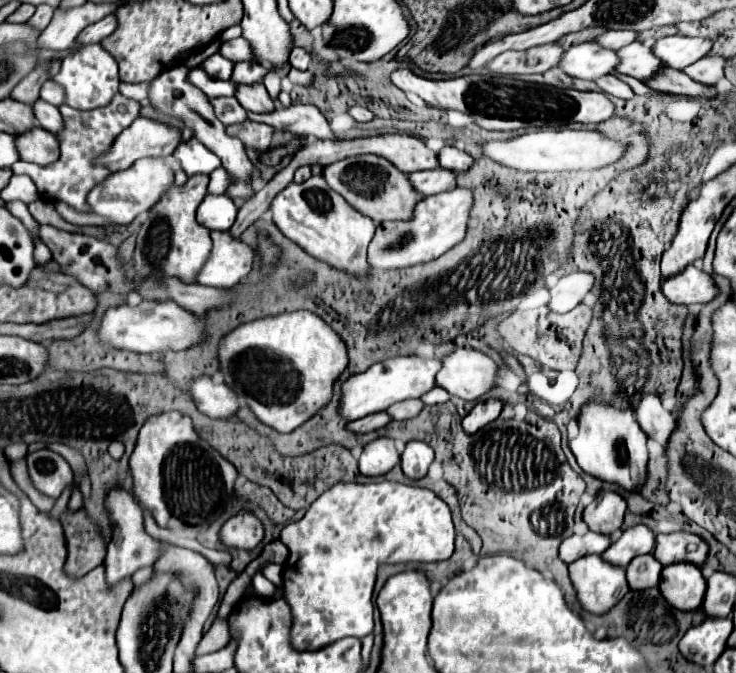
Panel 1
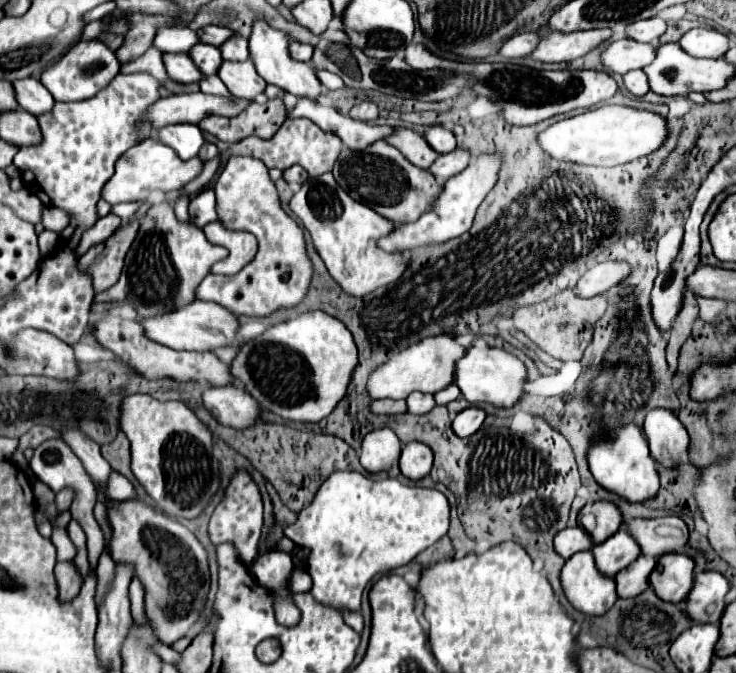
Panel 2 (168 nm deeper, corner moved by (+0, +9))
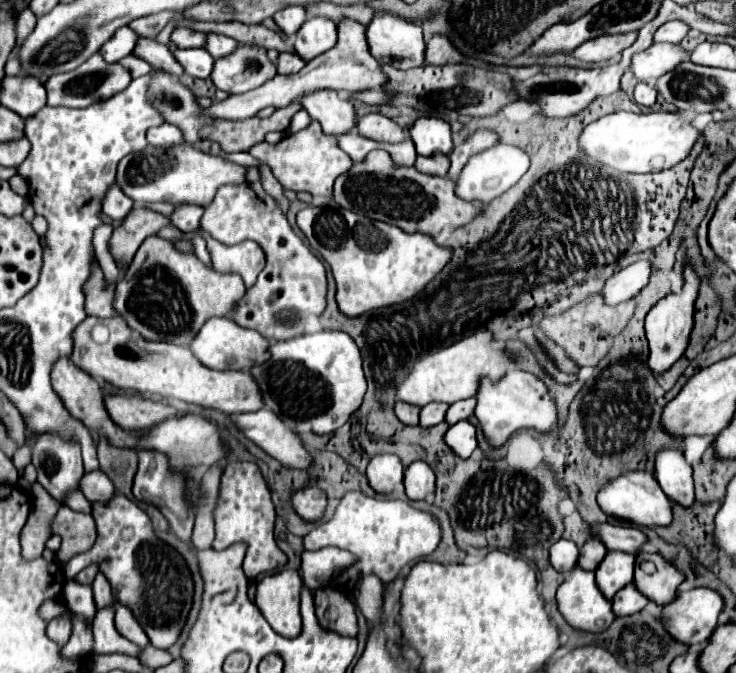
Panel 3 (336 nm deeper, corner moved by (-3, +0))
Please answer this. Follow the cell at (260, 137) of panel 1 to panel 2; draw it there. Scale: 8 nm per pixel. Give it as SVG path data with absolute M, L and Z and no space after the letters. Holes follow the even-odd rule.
M273 99L273 101L253 101L241 115L227 119L227 117L207 117L199 123L199 129L203 133L211 133L213 137L217 137L219 141L227 141L227 143L237 143L249 135L257 135L261 139L271 139L275 135L275 131L283 125L285 121L285 105L283 99Z

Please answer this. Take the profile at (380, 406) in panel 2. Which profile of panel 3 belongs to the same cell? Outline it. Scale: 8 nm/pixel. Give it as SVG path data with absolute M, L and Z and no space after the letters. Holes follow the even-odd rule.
M396 402L394 412L396 412L398 420L400 420L400 422L404 422L404 424L418 424L418 412L420 412L420 408L418 408L418 406L404 404L404 402Z

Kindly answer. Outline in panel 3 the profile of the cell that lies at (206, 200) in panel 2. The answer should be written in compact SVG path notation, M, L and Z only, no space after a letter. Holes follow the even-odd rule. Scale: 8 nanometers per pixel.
M182 204L176 208L176 212L170 216L172 224L178 226L182 232L196 232L200 230L200 218L204 214L202 206L192 206L192 204Z

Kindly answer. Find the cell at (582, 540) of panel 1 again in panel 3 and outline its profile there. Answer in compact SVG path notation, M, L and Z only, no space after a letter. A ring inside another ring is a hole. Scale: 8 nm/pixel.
M558 540L550 550L550 562L558 572L570 572L578 562L578 546L570 540Z

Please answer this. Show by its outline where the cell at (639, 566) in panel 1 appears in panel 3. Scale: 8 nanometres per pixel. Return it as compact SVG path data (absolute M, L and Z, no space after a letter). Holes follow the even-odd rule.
M634 584L624 586L612 598L612 610L616 616L630 616L630 614L642 610L646 604L648 604L648 598Z

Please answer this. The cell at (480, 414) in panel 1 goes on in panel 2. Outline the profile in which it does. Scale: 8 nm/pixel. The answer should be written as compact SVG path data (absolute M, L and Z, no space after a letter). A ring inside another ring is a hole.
M469 407L469 409L463 409L455 419L453 419L453 431L457 437L465 439L465 437L471 437L483 423L485 419L485 411L479 409L479 407Z

